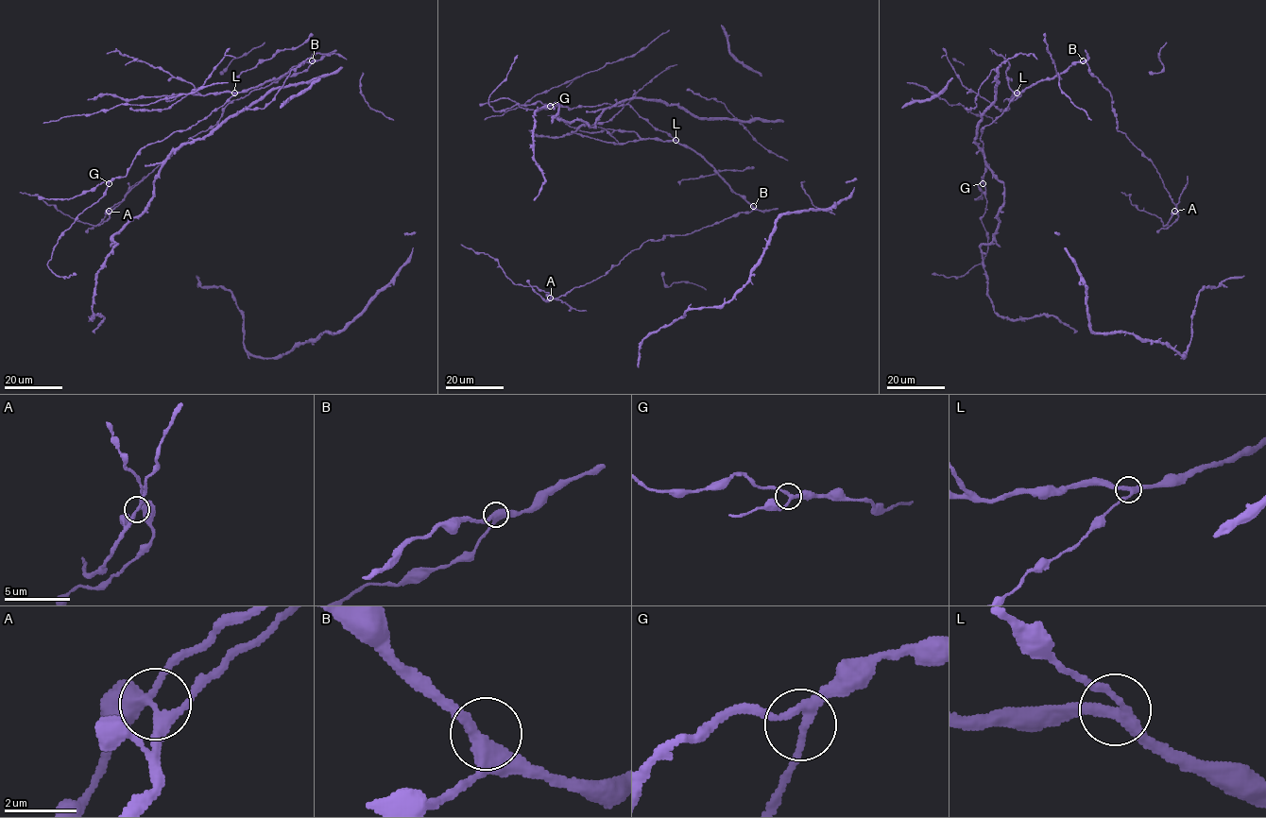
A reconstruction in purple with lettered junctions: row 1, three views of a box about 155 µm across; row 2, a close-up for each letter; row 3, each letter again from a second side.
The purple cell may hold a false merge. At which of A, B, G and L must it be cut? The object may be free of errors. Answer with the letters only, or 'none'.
A

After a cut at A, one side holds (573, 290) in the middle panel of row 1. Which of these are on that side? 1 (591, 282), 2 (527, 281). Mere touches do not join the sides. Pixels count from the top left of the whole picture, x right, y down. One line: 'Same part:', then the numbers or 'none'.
Same part: 1, 2

